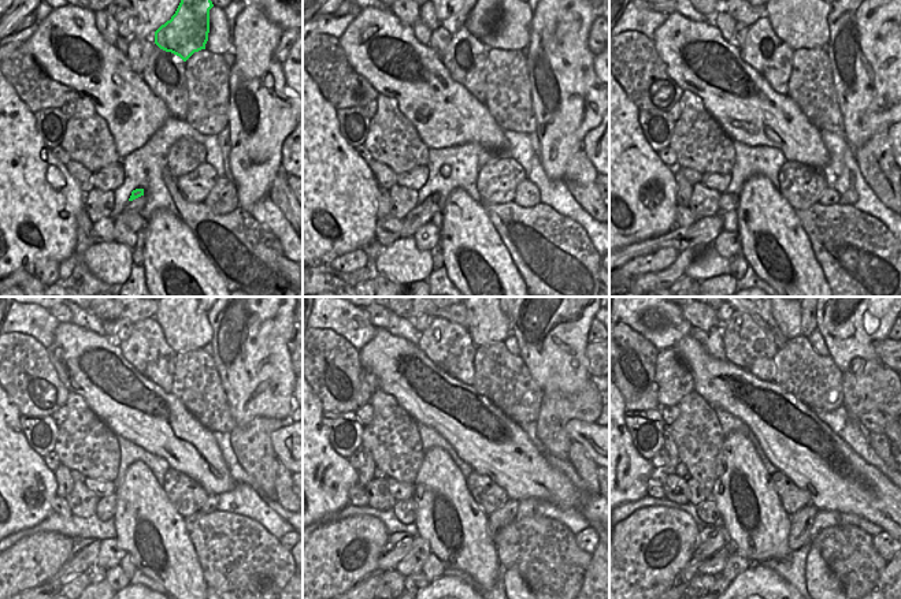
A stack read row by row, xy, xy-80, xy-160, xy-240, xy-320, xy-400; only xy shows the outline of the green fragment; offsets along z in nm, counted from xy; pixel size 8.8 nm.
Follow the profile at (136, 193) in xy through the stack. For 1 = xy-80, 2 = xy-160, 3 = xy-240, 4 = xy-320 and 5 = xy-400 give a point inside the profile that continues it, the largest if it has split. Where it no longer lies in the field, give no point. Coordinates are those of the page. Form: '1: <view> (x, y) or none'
1: xy-80 (430, 200)
2: xy-160 (727, 203)
3: xy-240 (106, 506)
4: xy-320 (404, 510)
5: xy-400 (707, 510)

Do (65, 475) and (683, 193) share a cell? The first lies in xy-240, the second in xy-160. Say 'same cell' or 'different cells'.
same cell

